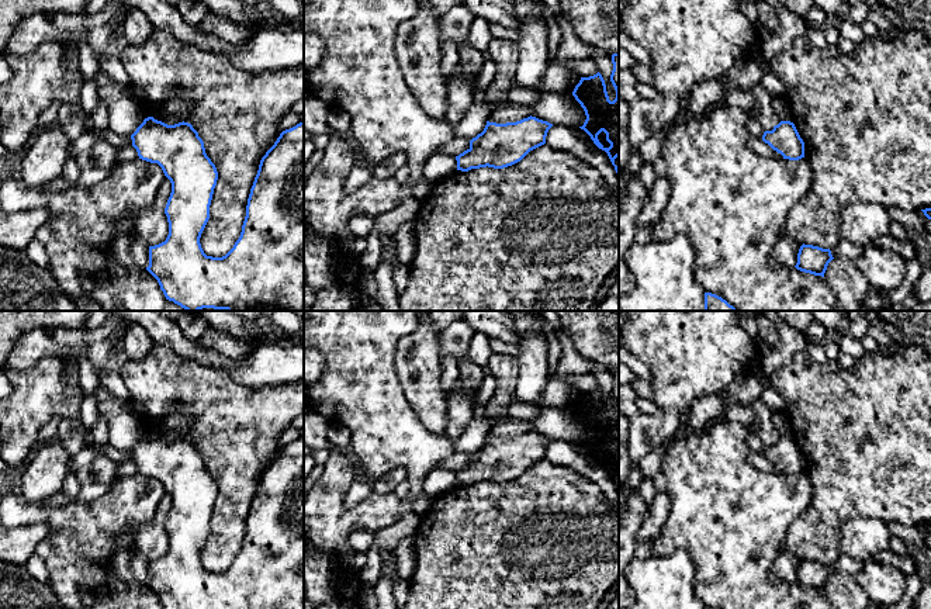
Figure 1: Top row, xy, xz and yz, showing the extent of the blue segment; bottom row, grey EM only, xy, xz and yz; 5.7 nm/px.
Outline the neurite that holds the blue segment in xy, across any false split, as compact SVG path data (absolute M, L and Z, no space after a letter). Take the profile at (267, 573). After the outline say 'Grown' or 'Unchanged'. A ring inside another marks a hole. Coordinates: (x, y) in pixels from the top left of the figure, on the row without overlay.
M148 432L131 450L139 474L158 478L172 498L165 529L169 550L165 557L149 561L146 585L158 595L163 609L304 609L304 437L280 449L262 473L246 520L239 554L222 572L207 571L200 553L210 534L210 520L218 495L215 480L205 468L204 457L188 437L167 440Z. Unchanged

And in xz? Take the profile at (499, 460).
M532 430L506 439L487 436L484 446L470 456L470 463L456 471L457 485L512 481L544 460L551 442L553 439Z. Unchanged

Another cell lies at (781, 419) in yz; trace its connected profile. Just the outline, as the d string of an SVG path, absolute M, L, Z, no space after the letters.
M785 411L772 412L772 419L781 436L793 437L790 419Z

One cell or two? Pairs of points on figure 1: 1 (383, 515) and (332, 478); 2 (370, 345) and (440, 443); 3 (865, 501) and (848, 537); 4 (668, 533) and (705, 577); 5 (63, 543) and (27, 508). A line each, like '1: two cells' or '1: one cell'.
1: one cell
2: one cell
3: two cells
4: one cell
5: one cell

